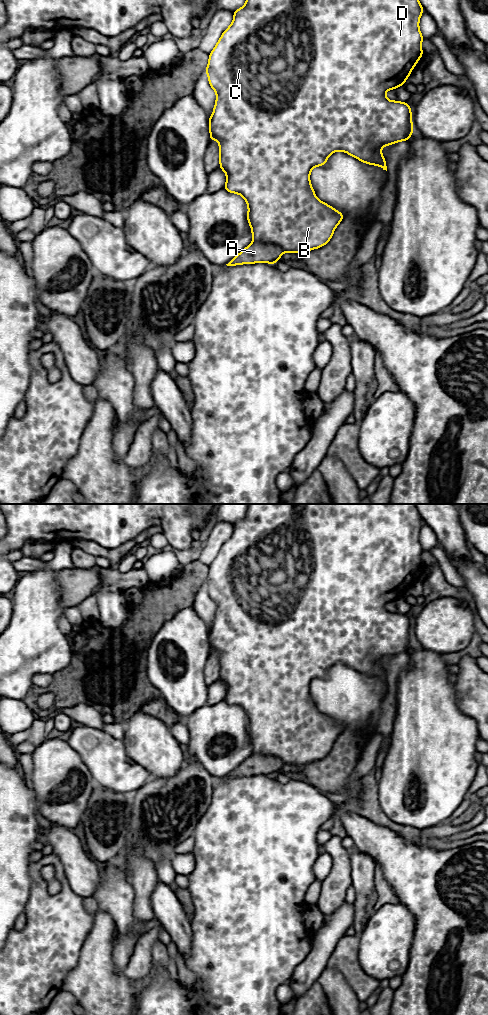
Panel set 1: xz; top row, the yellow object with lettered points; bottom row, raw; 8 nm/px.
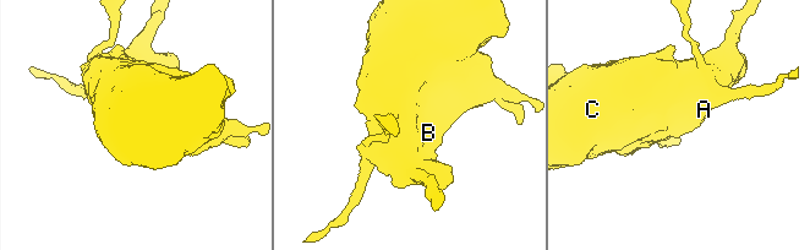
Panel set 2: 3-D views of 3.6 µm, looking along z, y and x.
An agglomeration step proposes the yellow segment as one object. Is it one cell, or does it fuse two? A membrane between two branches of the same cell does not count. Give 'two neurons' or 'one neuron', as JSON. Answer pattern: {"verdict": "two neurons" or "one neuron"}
{"verdict": "two neurons"}

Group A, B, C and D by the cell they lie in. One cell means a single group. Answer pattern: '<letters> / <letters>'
A / B C D

